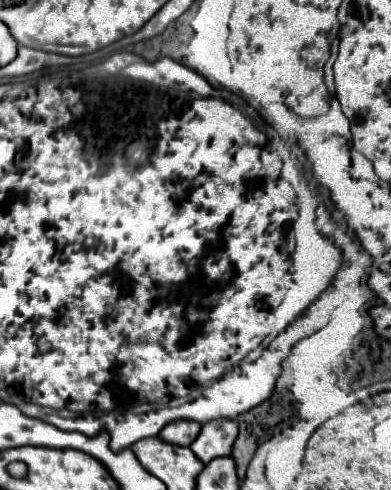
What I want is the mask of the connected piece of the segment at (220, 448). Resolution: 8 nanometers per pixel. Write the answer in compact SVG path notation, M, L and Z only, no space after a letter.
M234 418L210 420L210 422L202 424L202 432L190 444L190 448L192 448L192 452L196 452L196 456L204 464L208 464L216 456L232 454L232 446L234 446L238 432L240 432L240 428Z

